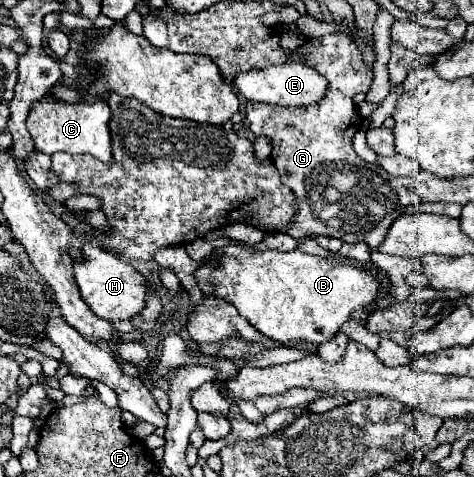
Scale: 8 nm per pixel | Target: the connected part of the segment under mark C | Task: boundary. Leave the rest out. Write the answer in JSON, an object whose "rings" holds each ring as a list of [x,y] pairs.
{"rings":[[[51,98],[37,100],[27,118],[27,130],[35,142],[35,148],[45,154],[53,152],[69,152],[69,154],[91,154],[101,162],[113,162],[113,146],[111,146],[111,132],[109,132],[111,110],[107,102],[99,100],[95,104],[79,102],[57,102]]]}

